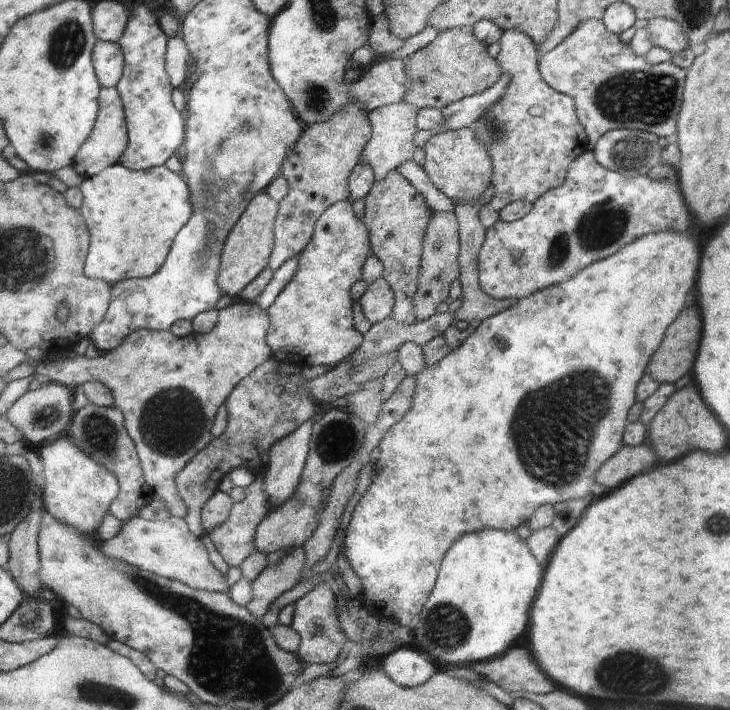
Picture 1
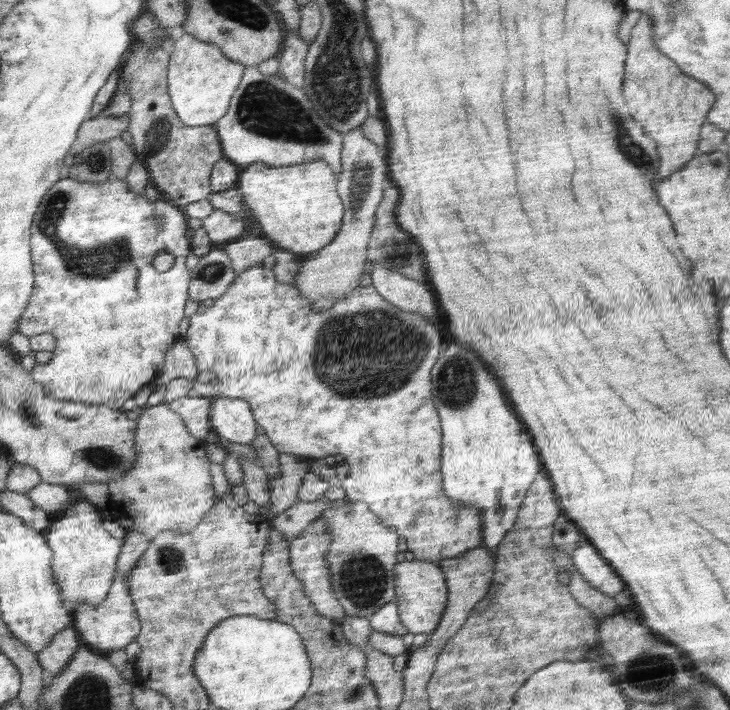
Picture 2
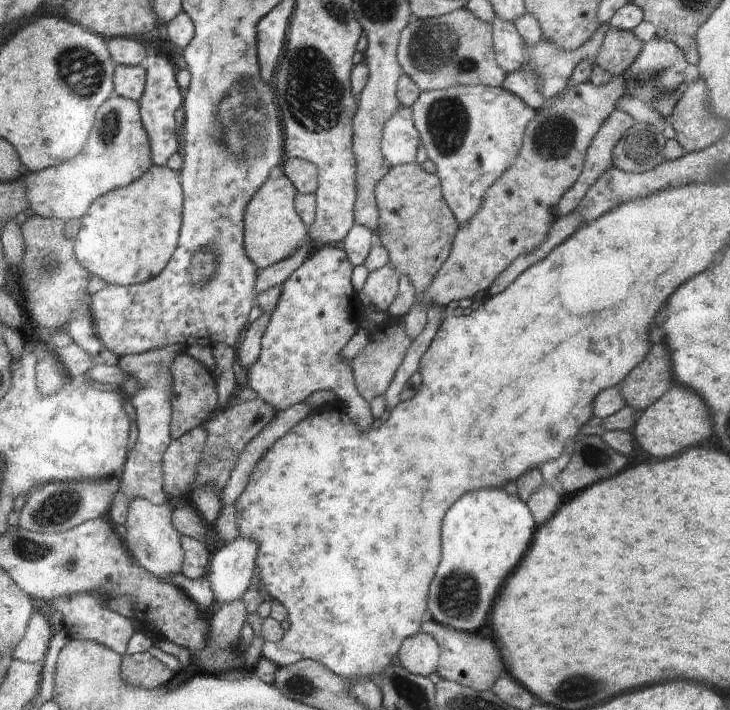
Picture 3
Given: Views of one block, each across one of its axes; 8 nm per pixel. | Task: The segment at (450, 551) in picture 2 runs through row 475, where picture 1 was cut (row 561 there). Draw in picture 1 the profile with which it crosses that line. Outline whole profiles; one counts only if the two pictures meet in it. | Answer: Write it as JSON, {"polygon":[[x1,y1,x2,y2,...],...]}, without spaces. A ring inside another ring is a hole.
{"polygon":[[676,232,648,234,632,242,632,246,624,246,620,254,604,258,604,262,596,262,596,266,588,266,588,270,580,270,576,278,570,278,560,286,550,286,542,292,532,294,532,298,521,298,514,306,510,306,510,310,481,320,474,332,456,350,449,352,437,364,425,366,424,370,415,376,416,388,412,406,382,437,379,444,380,458,373,463,377,472,376,477,364,495,360,496,341,544,340,553,343,550,346,561,360,578,363,586,361,598,366,602,366,609,371,614,376,614,382,619,394,618,400,626,411,628,434,588,444,552,460,534,482,528,502,528,510,532,510,528,516,530,520,524,527,524,544,505,556,506,560,502,586,496,586,492,594,484,592,478,594,472,603,465,603,462,610,460,616,452,619,452,622,434,626,434,624,432,626,414,638,400,638,384,643,378,646,366,650,366,648,364,651,362,650,356,660,346,668,324,674,322,678,314,684,310,688,292,698,278,698,266,700,266,700,244,694,236,684,236]]}

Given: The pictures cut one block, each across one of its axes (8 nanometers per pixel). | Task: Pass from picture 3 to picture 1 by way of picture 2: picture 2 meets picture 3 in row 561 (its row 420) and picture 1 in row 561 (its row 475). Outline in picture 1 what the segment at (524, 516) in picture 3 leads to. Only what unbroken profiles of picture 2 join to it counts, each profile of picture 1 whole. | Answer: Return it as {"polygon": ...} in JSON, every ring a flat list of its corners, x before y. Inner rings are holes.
{"polygon":[[480,530,464,534,464,538,452,546,452,554,444,558,444,570,440,570,440,582,436,582,436,594,432,594,432,602,424,606,411,627,414,644,426,652,439,668,464,666,502,657,506,648,524,634,528,626,528,610,536,598,540,582,542,568,539,561,516,530]]}

